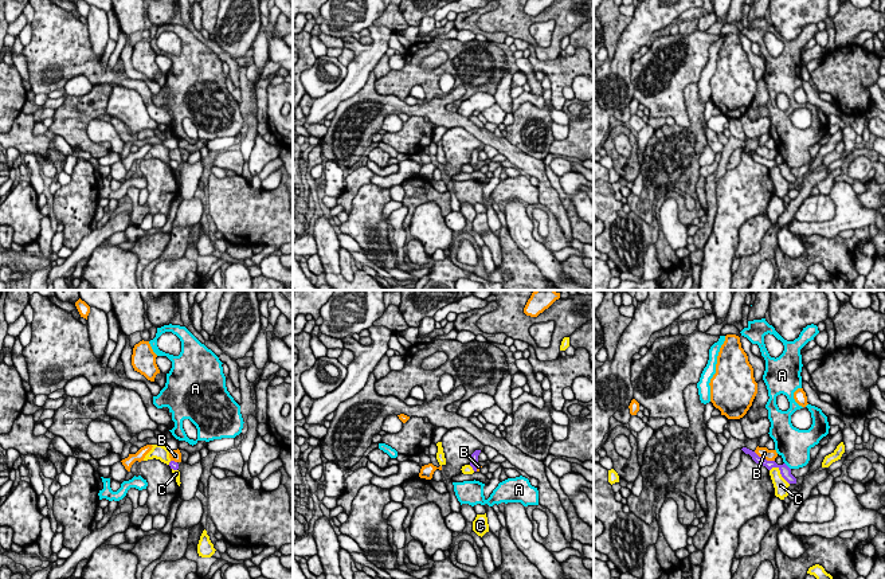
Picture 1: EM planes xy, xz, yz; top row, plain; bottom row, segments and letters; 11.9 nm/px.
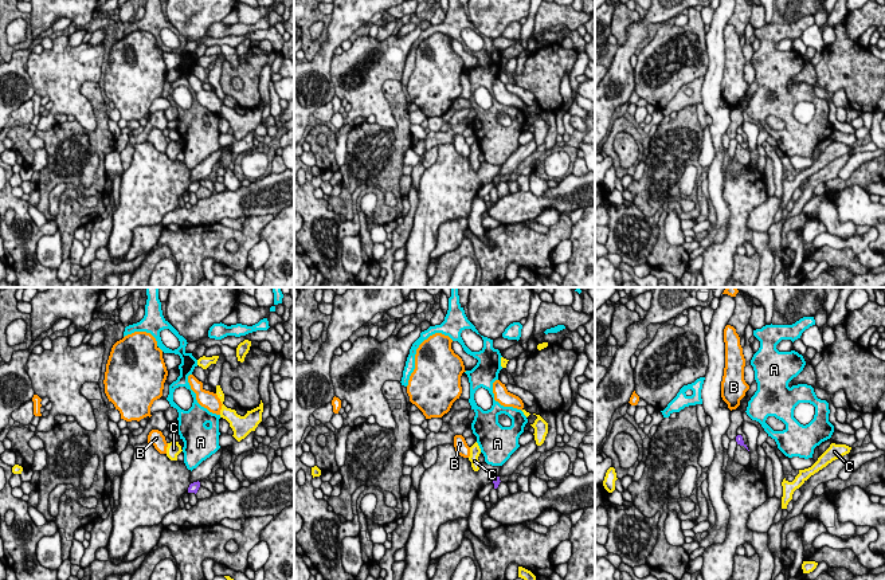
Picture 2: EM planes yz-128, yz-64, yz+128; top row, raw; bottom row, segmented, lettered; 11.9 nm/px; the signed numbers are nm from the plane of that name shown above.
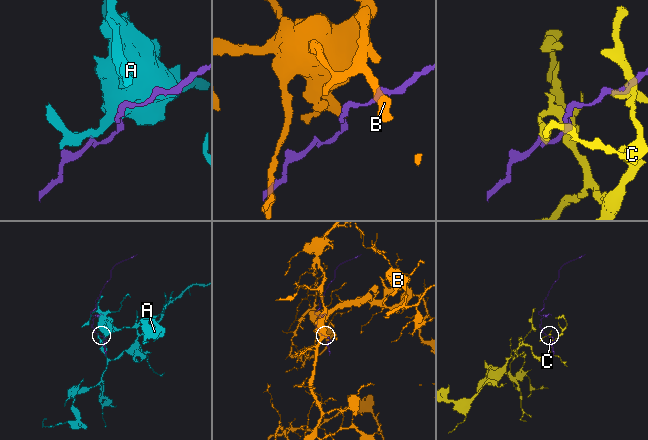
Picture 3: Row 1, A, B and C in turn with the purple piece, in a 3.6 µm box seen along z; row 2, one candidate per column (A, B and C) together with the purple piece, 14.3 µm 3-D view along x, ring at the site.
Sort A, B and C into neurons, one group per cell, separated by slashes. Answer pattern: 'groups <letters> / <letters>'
groups A / B / C

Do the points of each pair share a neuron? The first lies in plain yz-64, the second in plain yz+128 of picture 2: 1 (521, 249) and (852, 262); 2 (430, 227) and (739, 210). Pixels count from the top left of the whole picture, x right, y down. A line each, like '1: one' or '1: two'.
1: one
2: one

